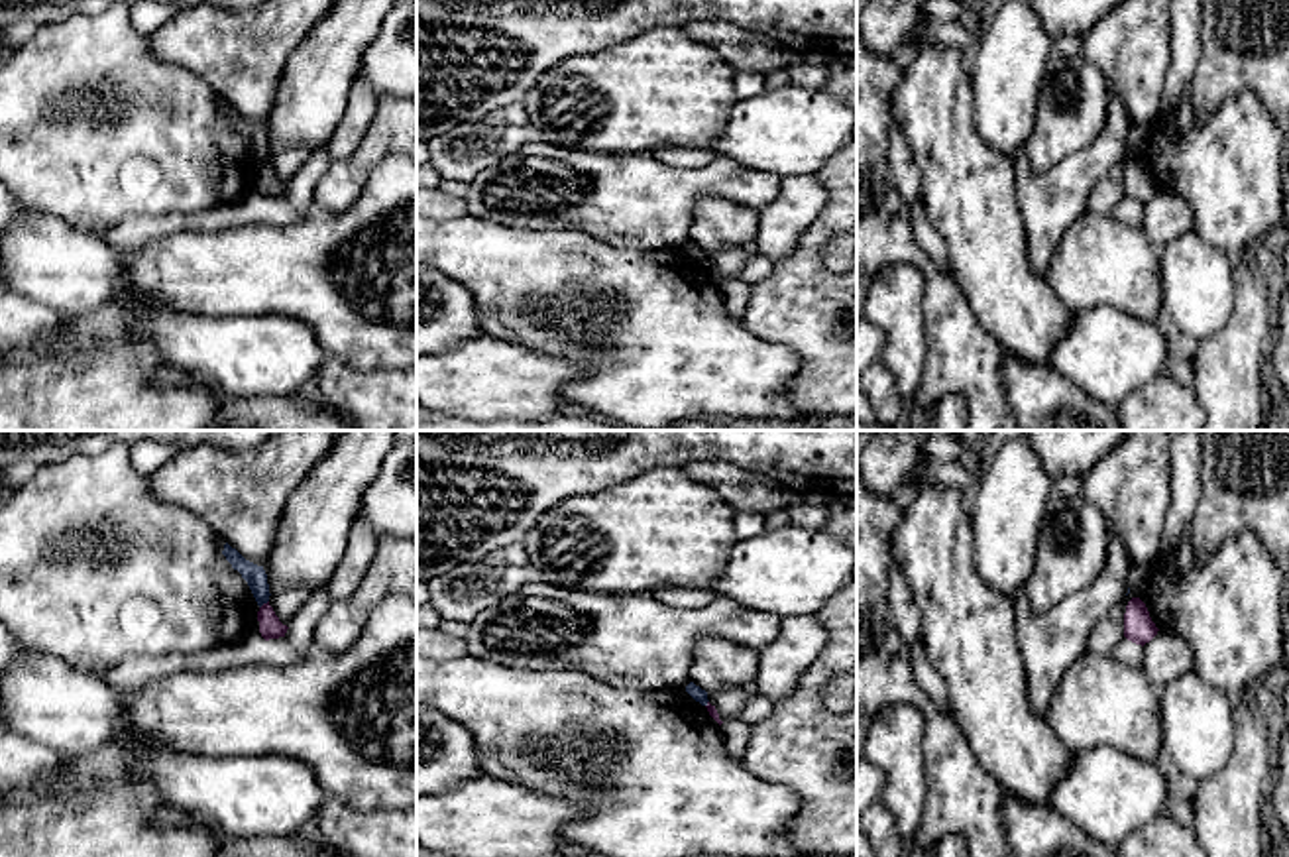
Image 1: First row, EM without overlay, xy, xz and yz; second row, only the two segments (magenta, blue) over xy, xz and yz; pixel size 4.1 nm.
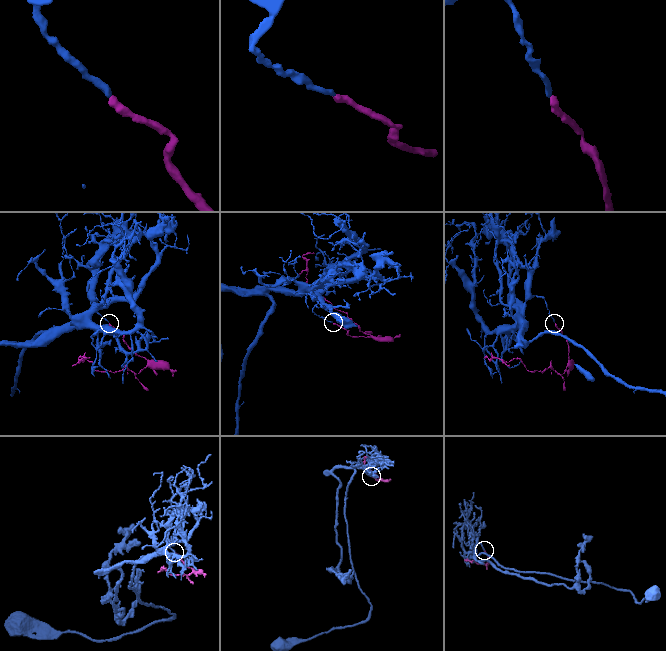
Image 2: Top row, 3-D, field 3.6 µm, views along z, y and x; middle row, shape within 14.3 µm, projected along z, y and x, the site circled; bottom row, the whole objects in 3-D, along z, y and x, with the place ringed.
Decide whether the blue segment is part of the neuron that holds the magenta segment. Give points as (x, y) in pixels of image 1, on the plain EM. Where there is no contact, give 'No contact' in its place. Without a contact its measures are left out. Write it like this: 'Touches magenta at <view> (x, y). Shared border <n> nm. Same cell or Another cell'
Touches magenta at xy (264, 164). Shared border 50 nm. Another cell

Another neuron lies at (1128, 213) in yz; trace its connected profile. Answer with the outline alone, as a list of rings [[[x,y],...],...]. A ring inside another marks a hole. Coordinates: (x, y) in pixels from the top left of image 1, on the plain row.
[[[1124,199],[1116,208],[1110,210],[1110,216],[1128,226],[1142,226],[1144,208],[1128,199]]]

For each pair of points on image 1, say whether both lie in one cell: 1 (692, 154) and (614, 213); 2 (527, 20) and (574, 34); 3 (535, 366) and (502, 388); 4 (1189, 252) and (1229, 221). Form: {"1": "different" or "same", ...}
{"1": "different", "2": "same", "3": "same", "4": "different"}

